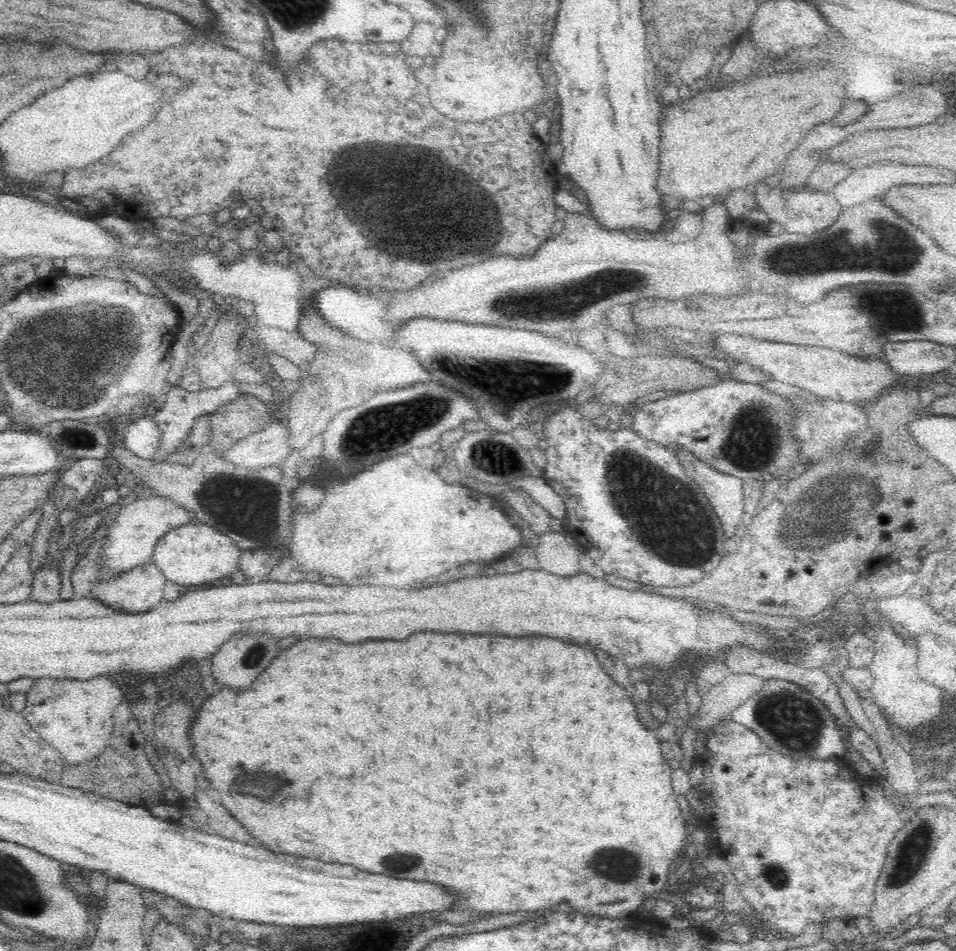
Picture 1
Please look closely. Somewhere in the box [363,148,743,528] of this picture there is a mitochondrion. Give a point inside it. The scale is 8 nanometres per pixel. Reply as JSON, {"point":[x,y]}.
{"point":[564,302]}

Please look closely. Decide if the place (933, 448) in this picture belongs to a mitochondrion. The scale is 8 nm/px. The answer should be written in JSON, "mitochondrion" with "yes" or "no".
{"mitochondrion":"no"}

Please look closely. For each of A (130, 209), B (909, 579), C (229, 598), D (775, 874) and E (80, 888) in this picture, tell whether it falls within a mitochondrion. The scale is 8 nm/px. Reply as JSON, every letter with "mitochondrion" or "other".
{"A":"other","B":"other","C":"other","D":"mitochondrion","E":"mitochondrion"}

